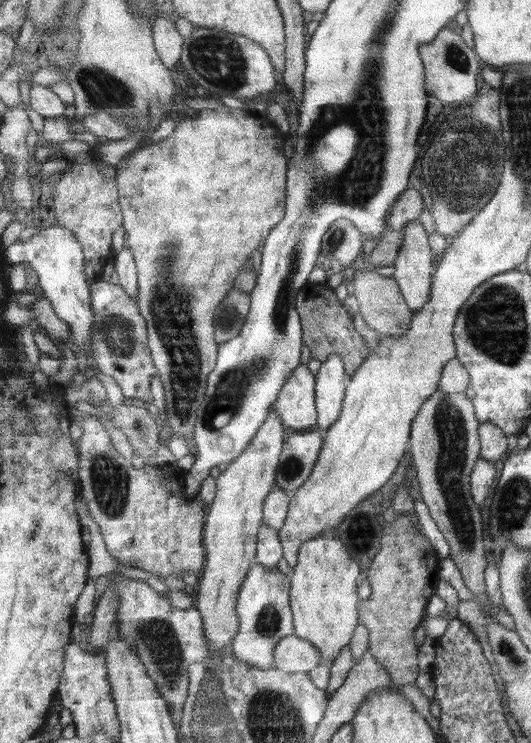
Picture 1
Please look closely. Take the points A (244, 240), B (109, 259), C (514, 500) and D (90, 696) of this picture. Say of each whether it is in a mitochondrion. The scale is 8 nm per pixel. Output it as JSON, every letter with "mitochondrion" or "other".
{"A":"other","B":"other","C":"mitochondrion","D":"other"}

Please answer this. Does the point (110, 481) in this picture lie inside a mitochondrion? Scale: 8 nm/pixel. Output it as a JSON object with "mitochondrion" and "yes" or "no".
{"mitochondrion":"yes"}

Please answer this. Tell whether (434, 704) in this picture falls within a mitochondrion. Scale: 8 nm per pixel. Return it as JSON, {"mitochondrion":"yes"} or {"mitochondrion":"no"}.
{"mitochondrion":"no"}

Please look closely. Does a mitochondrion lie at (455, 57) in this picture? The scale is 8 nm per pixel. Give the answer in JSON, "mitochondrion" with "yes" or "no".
{"mitochondrion":"yes"}

